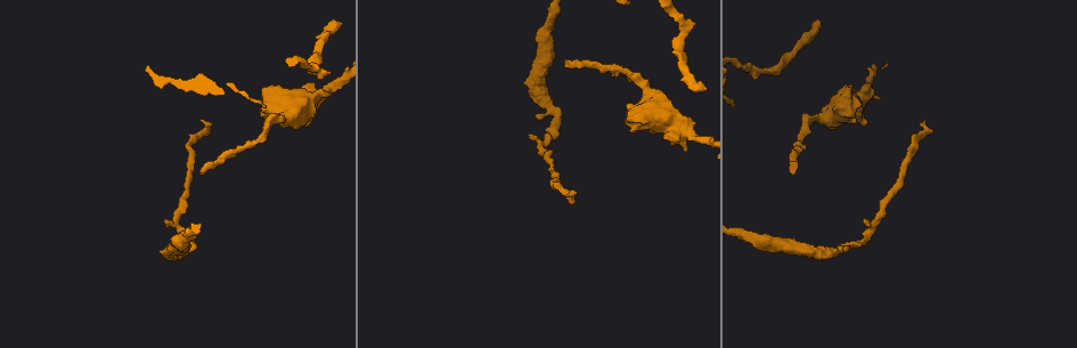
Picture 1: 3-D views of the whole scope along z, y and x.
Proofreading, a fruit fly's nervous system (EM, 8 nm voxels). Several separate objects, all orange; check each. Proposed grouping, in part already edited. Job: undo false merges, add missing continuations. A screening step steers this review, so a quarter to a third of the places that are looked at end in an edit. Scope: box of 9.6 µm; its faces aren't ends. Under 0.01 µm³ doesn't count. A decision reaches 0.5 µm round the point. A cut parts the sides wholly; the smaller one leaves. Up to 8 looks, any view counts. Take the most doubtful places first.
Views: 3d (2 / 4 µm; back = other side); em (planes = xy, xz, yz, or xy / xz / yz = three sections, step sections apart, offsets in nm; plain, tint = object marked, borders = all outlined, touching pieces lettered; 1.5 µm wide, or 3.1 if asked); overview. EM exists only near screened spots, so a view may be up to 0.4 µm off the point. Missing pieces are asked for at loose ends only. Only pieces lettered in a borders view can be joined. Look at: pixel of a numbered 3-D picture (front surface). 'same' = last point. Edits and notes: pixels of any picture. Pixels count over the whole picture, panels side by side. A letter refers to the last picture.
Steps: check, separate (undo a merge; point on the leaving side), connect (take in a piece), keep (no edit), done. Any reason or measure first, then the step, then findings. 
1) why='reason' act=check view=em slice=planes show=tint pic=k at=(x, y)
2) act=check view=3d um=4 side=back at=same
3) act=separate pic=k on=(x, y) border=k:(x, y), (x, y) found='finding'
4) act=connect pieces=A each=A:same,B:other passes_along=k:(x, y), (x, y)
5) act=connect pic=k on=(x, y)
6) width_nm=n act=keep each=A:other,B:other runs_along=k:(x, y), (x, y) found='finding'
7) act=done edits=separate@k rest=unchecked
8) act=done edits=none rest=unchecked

why='tapers out' act=check view=3d um=4 pic=1 at=(793, 175)

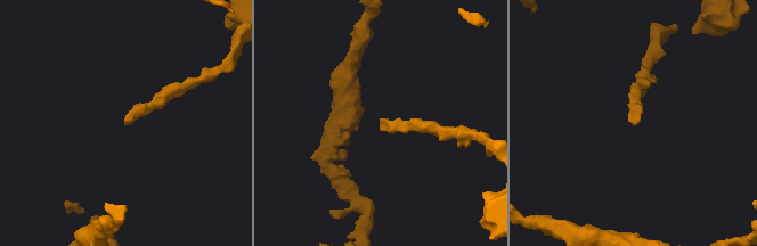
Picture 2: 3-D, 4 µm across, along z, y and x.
act=check view=em slice=planes show=plain pic=2 at=(635, 121)

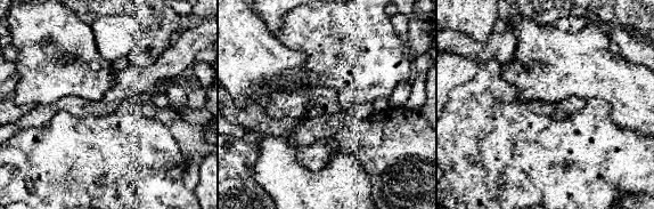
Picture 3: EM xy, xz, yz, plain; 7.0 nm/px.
why='see the neighbours' act=check view=em slice=planes show=borders at=same

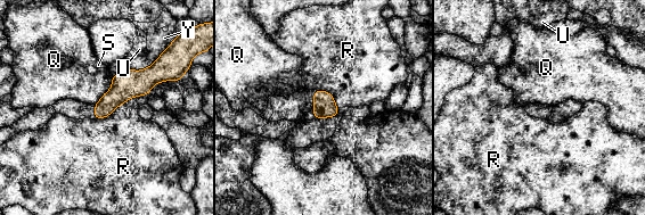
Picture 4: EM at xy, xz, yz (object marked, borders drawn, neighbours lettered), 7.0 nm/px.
act=keep each=Q:other,R:other,S:other,U:other,Y:other border=4:(179, 80), (160, 81), (128, 99) found='none of them fits'

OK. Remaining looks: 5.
why='stops while still wide' act=check view=3d um=4 pic=1 at=(627, 120)

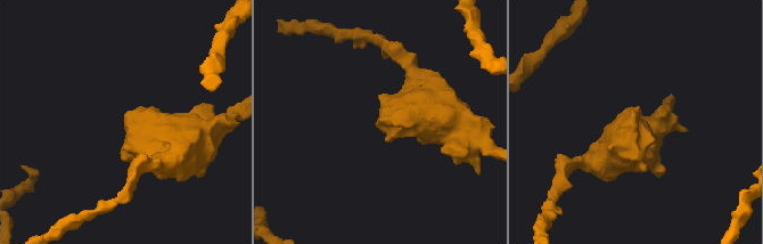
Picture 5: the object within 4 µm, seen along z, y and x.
act=check view=em slice=xy step=8 show=borders pic=5 at=(379, 122)

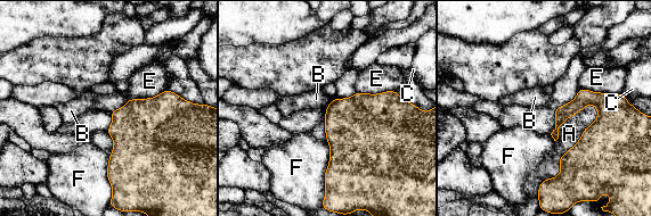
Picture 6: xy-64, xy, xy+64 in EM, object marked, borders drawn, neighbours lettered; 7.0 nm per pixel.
why='another direction' act=check view=em slice=xz step=4 show=borders at=same

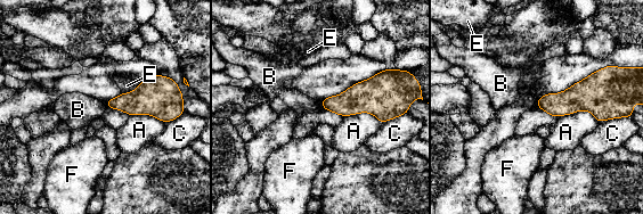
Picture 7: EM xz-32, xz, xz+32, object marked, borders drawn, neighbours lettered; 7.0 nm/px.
act=keep each=A:other,B:other,C:other,E:other,F:other found='no lettered piece goes on from it'

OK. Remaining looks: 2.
act=done edits=none rest=unchecked

